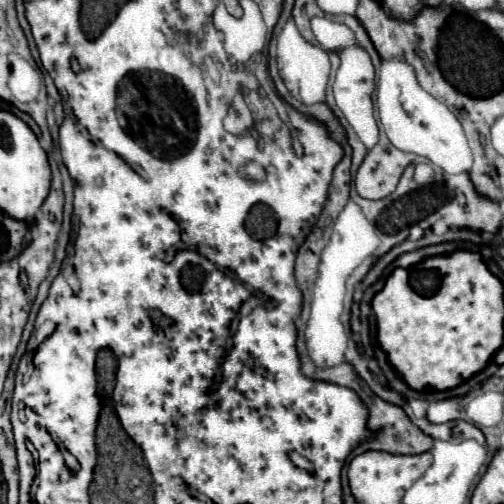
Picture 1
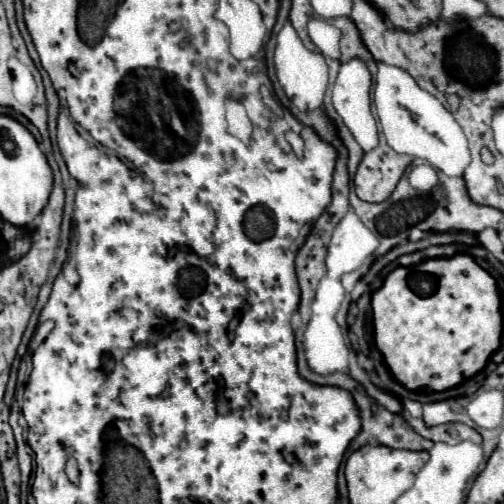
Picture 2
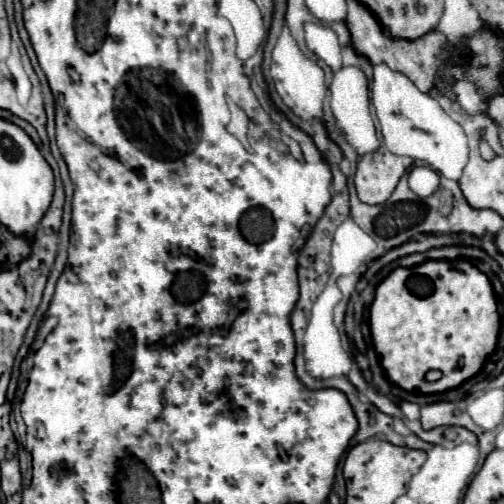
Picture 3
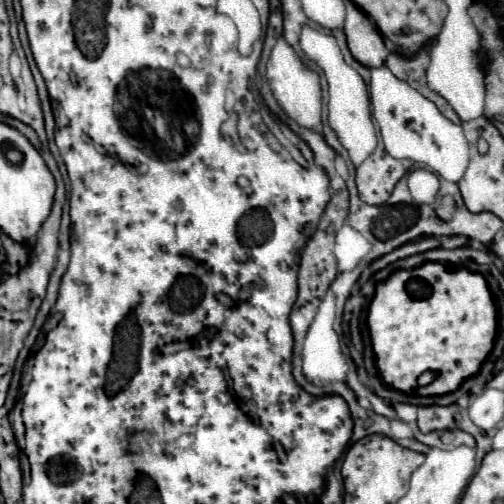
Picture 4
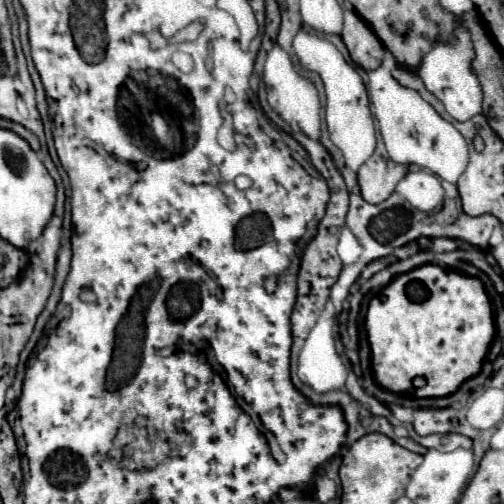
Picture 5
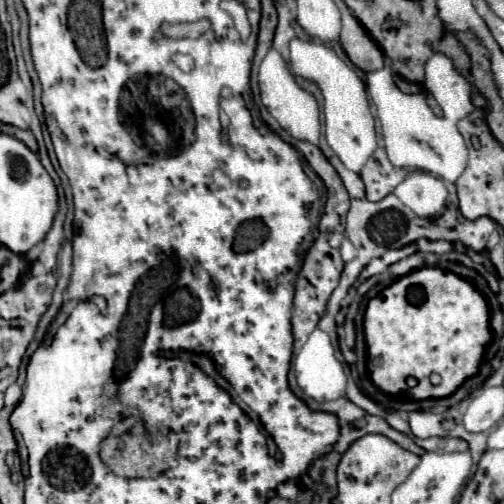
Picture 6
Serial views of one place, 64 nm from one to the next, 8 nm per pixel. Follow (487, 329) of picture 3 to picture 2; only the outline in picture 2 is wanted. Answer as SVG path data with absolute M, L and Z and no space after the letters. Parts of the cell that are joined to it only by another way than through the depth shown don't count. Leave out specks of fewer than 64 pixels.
M456 254L452 258L430 258L410 268L400 266L392 270L386 276L382 288L378 288L372 296L372 314L374 342L384 354L392 376L408 390L442 392L454 388L482 371L500 348L502 312L496 282L468 254Z

